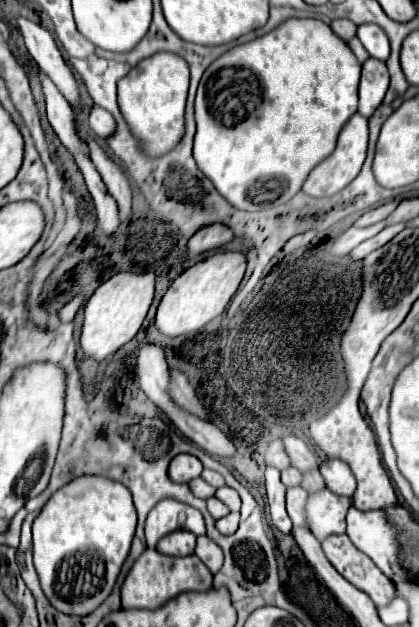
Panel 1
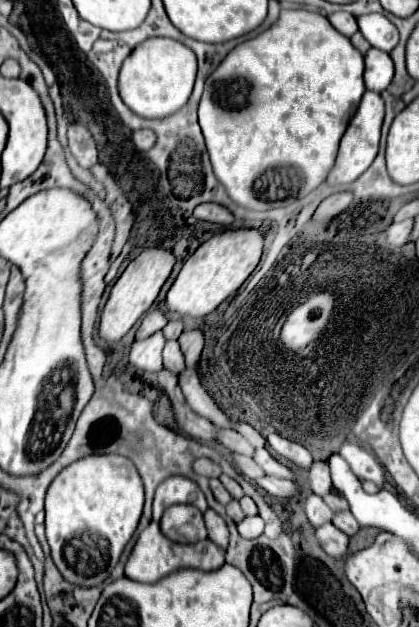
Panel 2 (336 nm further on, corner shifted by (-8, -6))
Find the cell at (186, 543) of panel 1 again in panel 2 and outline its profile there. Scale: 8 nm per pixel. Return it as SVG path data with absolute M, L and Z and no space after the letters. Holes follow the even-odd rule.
M176 504L176 506L168 506L164 510L162 520L160 520L160 528L170 540L178 540L180 538L178 530L184 524L192 524L196 528L202 528L204 526L202 512L196 510L196 506L188 506L188 504Z

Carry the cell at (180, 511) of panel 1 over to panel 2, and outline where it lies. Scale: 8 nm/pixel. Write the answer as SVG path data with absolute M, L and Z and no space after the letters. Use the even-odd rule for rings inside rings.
M172 476L160 482L154 494L154 520L158 522L162 512L172 504L194 504L202 512L208 508L200 486L196 486L196 482L190 482L190 478L184 476Z

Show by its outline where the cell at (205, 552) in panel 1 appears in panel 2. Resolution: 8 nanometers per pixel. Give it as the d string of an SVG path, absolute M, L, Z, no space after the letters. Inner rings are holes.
M208 508L208 510L204 512L204 522L206 522L208 538L210 538L214 544L226 548L226 546L228 546L228 526L226 526L226 522L224 522L212 508Z

